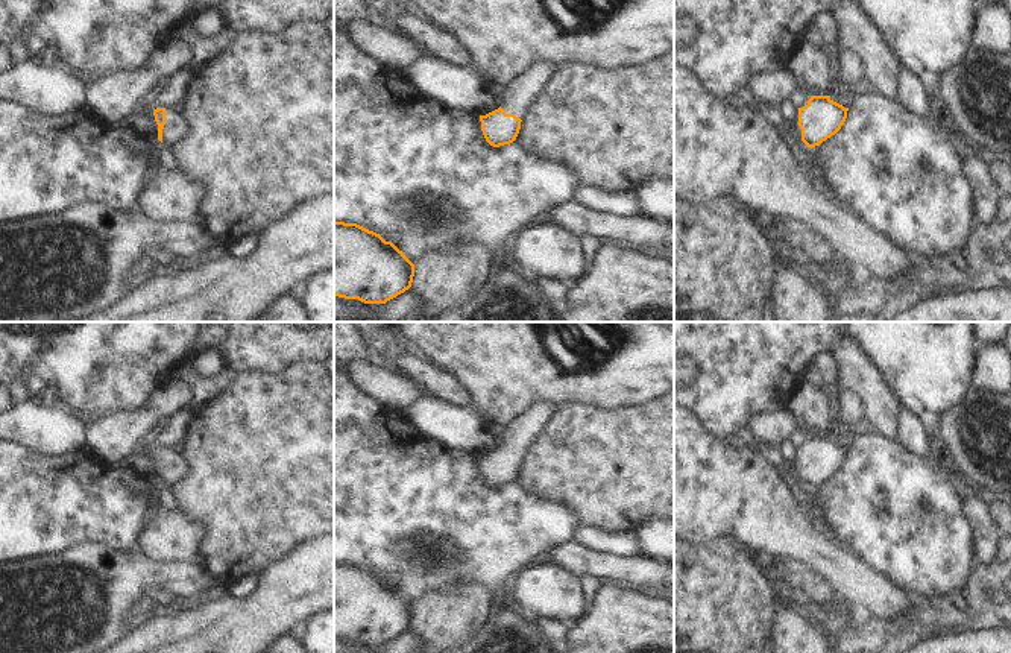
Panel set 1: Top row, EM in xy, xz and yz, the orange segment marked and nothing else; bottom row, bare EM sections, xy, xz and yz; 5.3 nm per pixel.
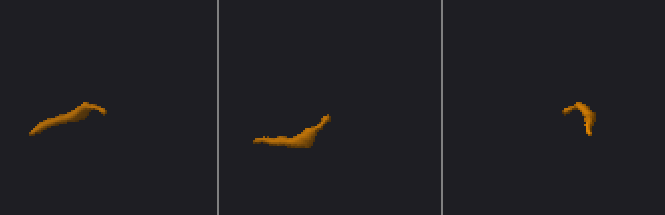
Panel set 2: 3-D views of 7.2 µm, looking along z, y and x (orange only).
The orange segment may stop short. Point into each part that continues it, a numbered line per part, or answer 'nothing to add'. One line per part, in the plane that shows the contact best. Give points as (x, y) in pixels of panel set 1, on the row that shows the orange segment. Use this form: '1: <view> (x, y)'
1: xy (176, 126)

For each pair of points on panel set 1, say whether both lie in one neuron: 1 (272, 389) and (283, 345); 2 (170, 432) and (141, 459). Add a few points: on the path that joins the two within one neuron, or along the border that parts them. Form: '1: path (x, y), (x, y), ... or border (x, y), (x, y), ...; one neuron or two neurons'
1: border (310, 362), (295, 362), (278, 372), (240, 374); two neurons
2: path (163, 438), (146, 451); one neuron

